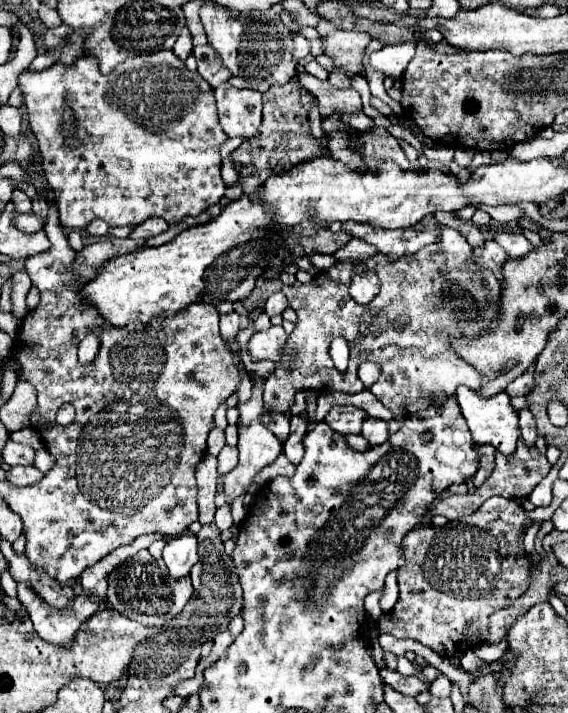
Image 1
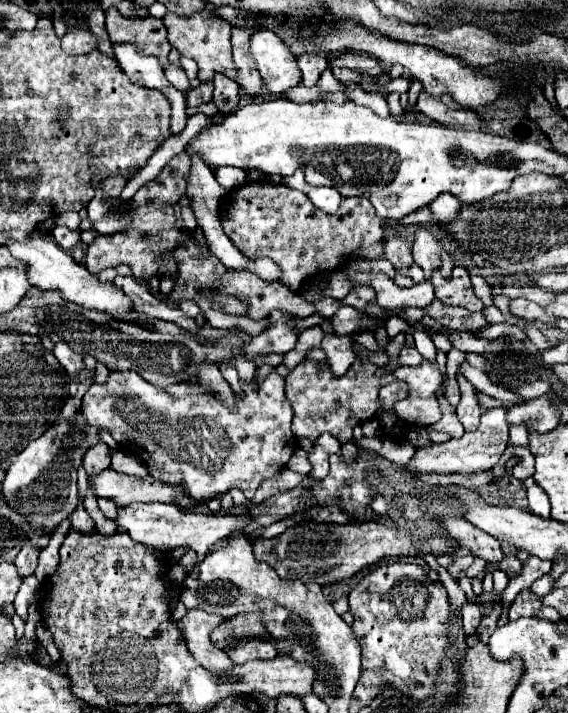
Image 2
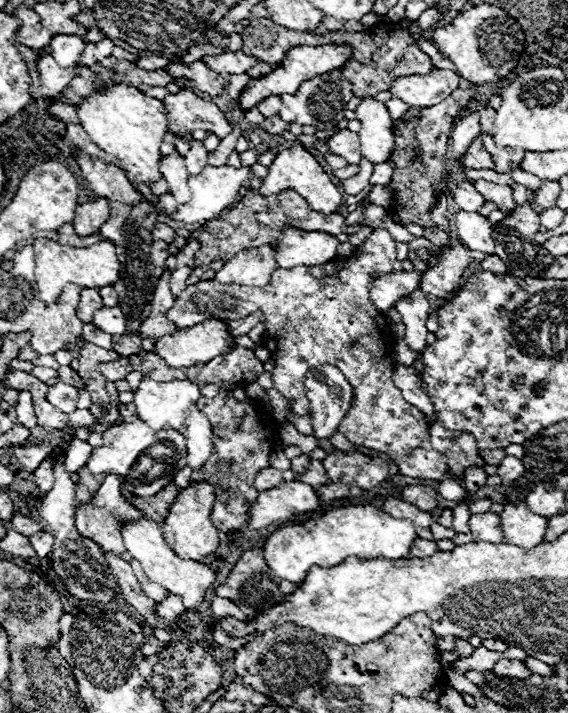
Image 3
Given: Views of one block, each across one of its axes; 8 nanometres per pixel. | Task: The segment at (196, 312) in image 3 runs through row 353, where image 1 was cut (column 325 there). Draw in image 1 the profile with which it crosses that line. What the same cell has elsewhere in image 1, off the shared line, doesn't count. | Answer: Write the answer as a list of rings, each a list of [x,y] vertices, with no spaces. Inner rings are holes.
[[[442,226],[438,230],[438,242],[420,248],[412,256],[388,260],[384,254],[376,254],[360,262],[366,270],[376,272],[380,280],[380,292],[368,304],[358,304],[348,292],[356,264],[358,262],[354,260],[344,260],[344,262],[334,264],[328,270],[318,272],[314,280],[308,284],[296,282],[292,286],[282,288],[290,306],[298,314],[296,328],[292,334],[288,334],[288,340],[284,346],[284,358],[296,360],[296,368],[288,370],[282,364],[276,364],[274,372],[270,372],[264,384],[264,406],[270,412],[288,412],[288,408],[294,402],[292,388],[294,390],[316,390],[316,392],[334,390],[334,392],[346,392],[346,394],[362,392],[366,388],[360,382],[356,372],[364,360],[374,360],[382,366],[382,374],[378,382],[370,386],[370,392],[396,416],[410,416],[410,414],[426,410],[430,404],[442,404],[444,400],[454,396],[456,386],[460,384],[466,384],[468,388],[478,390],[482,386],[482,374],[474,366],[464,362],[452,350],[452,340],[460,340],[462,336],[468,340],[474,340],[478,338],[482,330],[486,330],[492,322],[496,322],[496,318],[500,316],[502,284],[498,282],[496,276],[492,276],[488,268],[478,268],[472,256],[472,248],[466,242],[466,238],[460,236],[456,230]],[[334,336],[342,336],[350,344],[350,364],[344,374],[334,368],[328,356],[328,346]]]

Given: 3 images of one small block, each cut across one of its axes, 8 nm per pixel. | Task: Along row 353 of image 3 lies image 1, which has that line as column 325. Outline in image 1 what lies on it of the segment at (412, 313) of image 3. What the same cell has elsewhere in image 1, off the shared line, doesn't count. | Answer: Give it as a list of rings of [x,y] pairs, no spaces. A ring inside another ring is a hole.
[[[334,406],[324,422],[338,434],[360,434],[360,424],[366,420],[366,412],[354,406]]]

